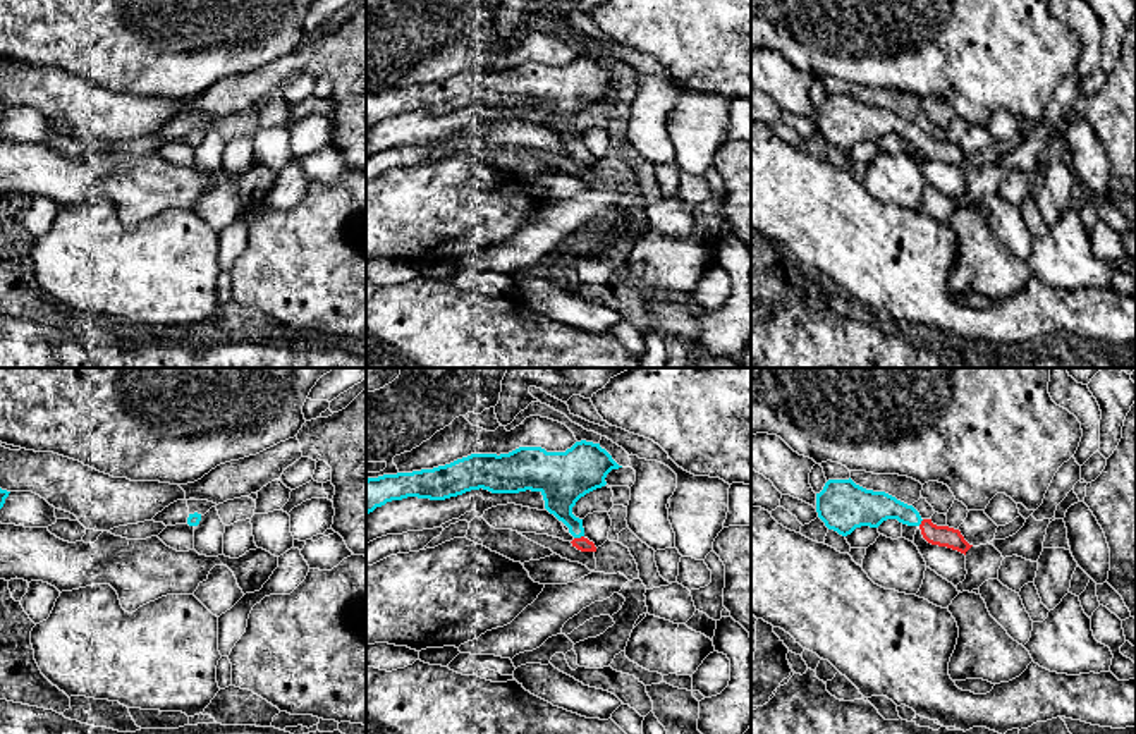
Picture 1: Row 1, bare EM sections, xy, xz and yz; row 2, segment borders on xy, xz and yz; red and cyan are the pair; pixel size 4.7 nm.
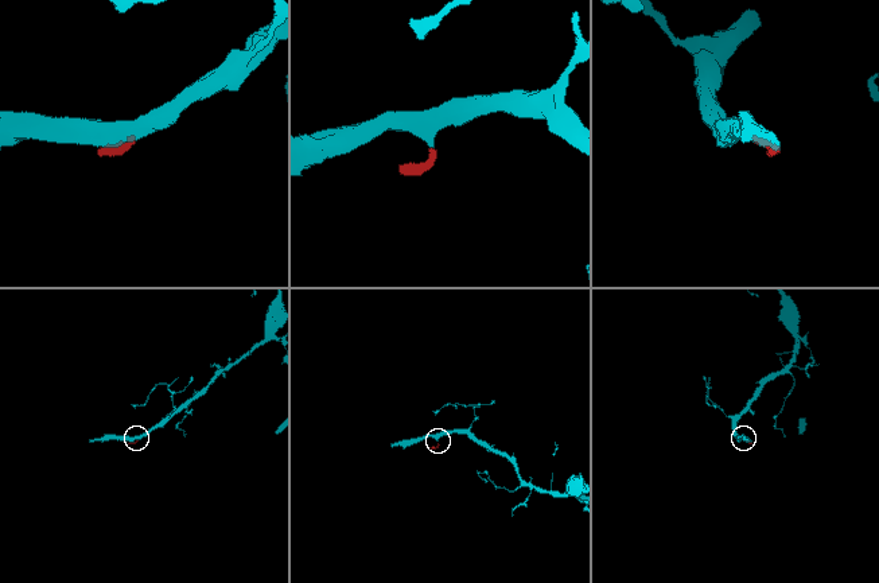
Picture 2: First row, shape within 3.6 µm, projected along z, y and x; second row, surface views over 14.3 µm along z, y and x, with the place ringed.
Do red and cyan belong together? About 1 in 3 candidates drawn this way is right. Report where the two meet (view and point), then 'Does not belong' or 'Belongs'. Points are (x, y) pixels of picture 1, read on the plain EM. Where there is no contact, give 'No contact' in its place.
Touches red at xz (578, 153). Belongs

